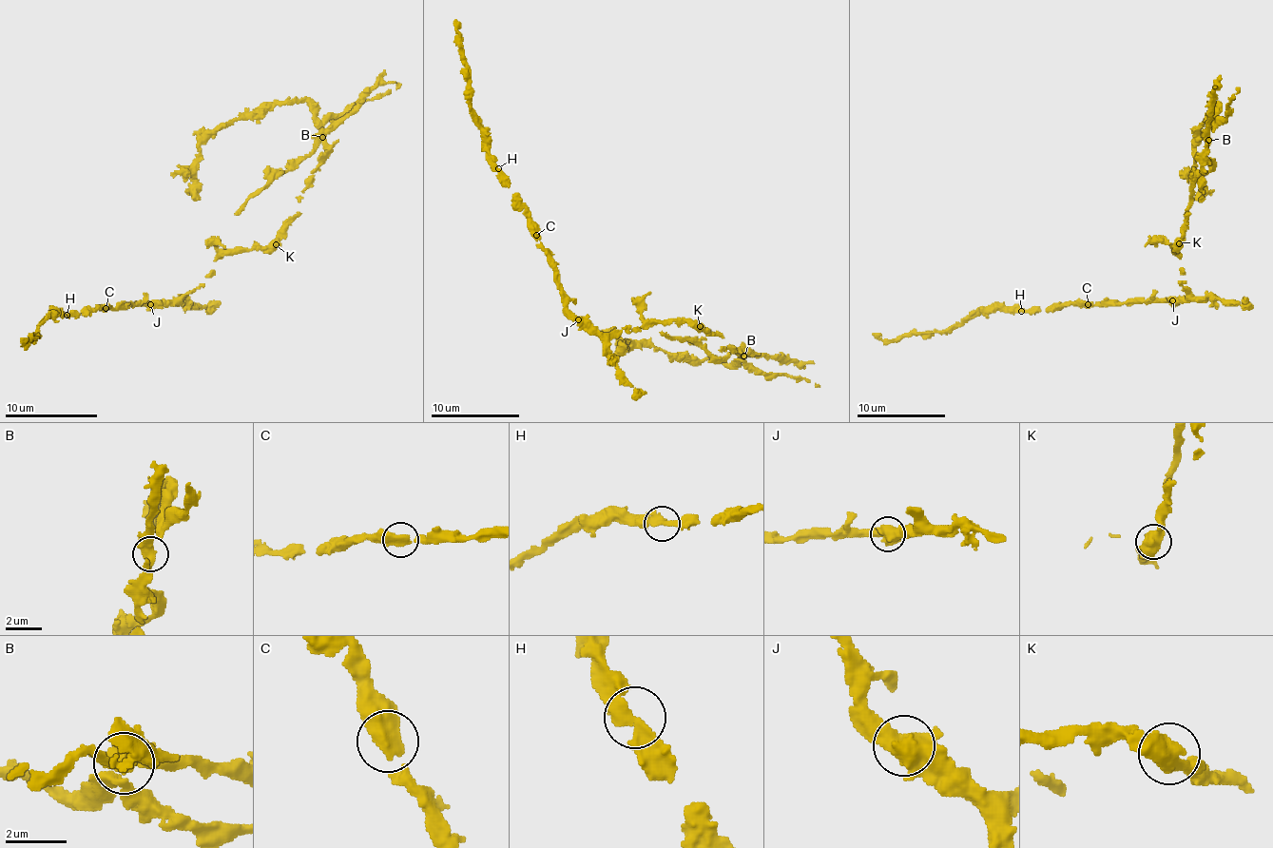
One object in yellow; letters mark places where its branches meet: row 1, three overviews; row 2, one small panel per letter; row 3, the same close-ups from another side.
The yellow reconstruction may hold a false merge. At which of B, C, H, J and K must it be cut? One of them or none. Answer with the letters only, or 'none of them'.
B

